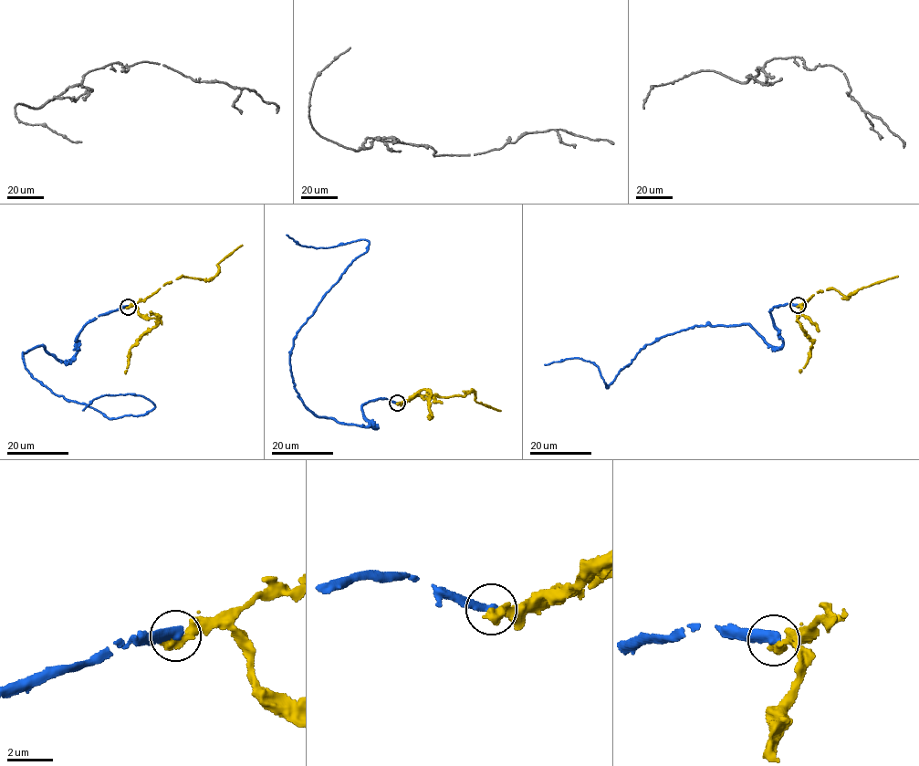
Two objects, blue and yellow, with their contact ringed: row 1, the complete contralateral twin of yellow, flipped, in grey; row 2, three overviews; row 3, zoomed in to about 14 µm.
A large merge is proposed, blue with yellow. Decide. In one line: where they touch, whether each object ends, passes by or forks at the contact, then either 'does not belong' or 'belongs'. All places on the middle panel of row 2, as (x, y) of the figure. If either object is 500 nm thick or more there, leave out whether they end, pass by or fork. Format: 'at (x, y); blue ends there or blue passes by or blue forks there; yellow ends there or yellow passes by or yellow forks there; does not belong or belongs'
at (397, 403); blue ends there; yellow ends there; does not belong

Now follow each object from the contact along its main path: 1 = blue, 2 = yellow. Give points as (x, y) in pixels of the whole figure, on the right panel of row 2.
1: (798, 305), (769, 310), (776, 348), (746, 324), (694, 326), (645, 344), (607, 388), (594, 363), (545, 365)
2: (798, 306), (819, 291), (830, 288), (850, 298), (860, 289), (897, 276)

